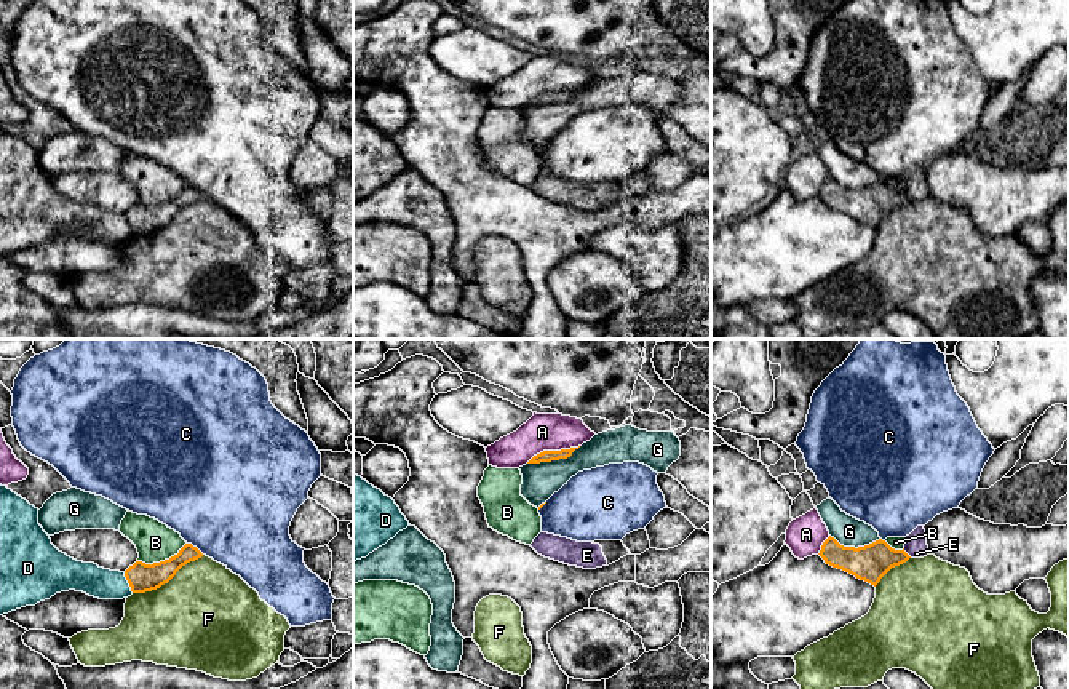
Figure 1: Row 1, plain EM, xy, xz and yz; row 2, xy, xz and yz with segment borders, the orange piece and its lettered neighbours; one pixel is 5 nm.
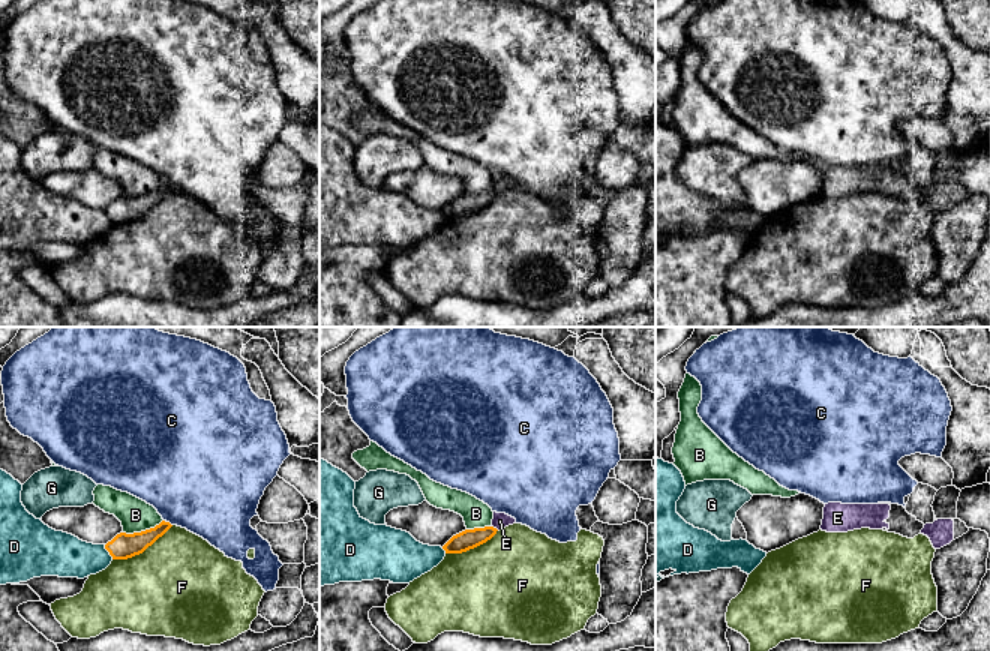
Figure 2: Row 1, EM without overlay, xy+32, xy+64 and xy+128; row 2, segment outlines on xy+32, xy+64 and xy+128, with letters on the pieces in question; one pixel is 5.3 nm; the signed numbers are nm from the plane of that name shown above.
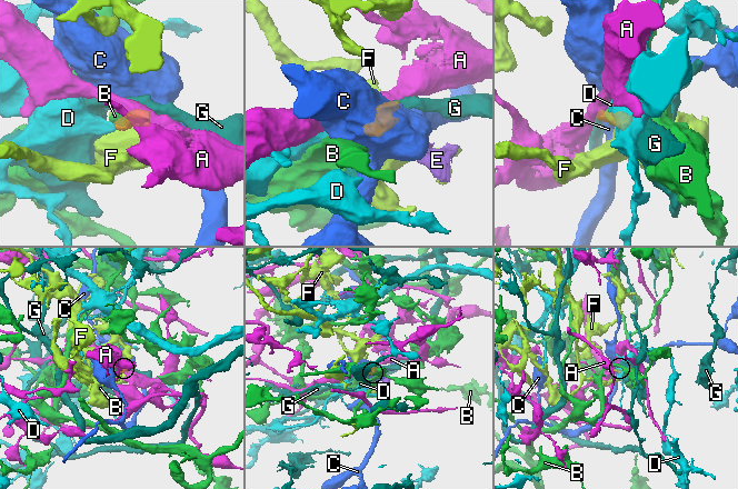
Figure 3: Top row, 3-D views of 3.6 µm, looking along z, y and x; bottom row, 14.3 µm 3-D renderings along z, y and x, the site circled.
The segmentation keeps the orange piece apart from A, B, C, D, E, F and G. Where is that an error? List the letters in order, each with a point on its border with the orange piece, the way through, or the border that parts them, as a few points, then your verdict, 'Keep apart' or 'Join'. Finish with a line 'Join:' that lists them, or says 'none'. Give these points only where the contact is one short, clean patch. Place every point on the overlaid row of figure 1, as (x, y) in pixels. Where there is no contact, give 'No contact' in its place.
A: Touches orange at xz (552, 451). Boundary: xz (579, 445), (569, 450), (544, 450), (526, 462). Keep apart
B: Touches orange at xy (162, 561). Boundary: xy (186, 542), (168, 558), (152, 563), (138, 561). Keep apart
C: Touches orange at xy (195, 547). Keep apart
D: Touches orange at xy (128, 582). Boundary: xy (123, 573), (133, 592). Keep apart
E: Touches orange at yz (906, 553). Boundary: yz (903, 549), (911, 557). Keep apart
F: Touches orange at xy (168, 581). Keep apart
G: Touches orange at xz (553, 459). Boundary: xz (580, 446), (566, 458), (528, 464). Keep apart
Join: none

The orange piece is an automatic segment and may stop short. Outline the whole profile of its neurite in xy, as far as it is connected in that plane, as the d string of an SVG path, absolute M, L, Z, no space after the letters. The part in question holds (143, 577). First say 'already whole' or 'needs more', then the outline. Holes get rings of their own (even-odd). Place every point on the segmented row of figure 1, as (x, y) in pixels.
already whole; M185 544L179 553L169 560L153 564L136 561L125 571L125 577L133 593L152 591L168 583L182 566L201 556L203 553L197 547Z

